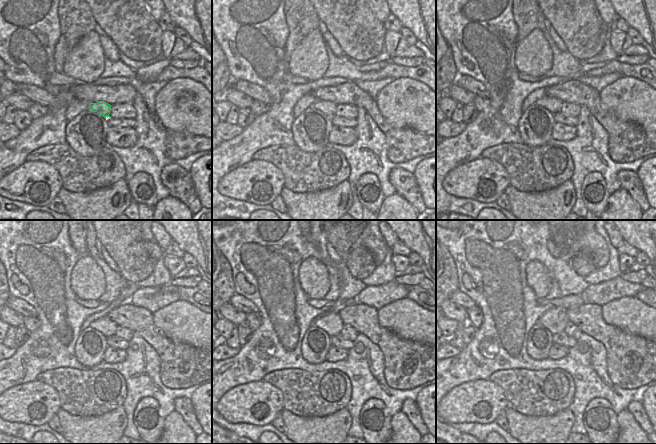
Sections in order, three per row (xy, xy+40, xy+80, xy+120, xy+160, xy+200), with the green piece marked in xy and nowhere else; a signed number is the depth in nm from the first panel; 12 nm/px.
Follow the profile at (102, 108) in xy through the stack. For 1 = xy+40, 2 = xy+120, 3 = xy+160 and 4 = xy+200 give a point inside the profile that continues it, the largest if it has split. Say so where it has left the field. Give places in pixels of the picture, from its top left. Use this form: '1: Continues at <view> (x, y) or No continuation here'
1: Continues at xy+40 (328, 108)
2: Continues at xy+120 (104, 325)
3: Continues at xy+160 (331, 323)
4: Continues at xy+200 (555, 319)

